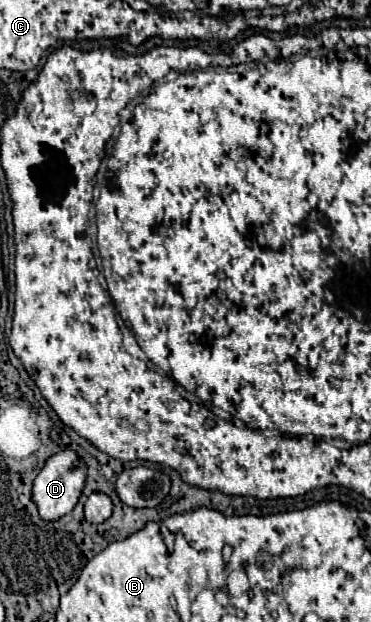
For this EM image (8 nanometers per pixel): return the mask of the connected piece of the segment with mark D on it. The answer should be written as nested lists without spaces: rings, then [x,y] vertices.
[[[65,448],[53,454],[33,482],[33,496],[43,520],[57,520],[59,516],[65,516],[67,512],[71,512],[71,508],[77,504],[81,496],[85,480],[87,480],[87,464],[83,462],[83,458],[79,458],[75,450]]]

